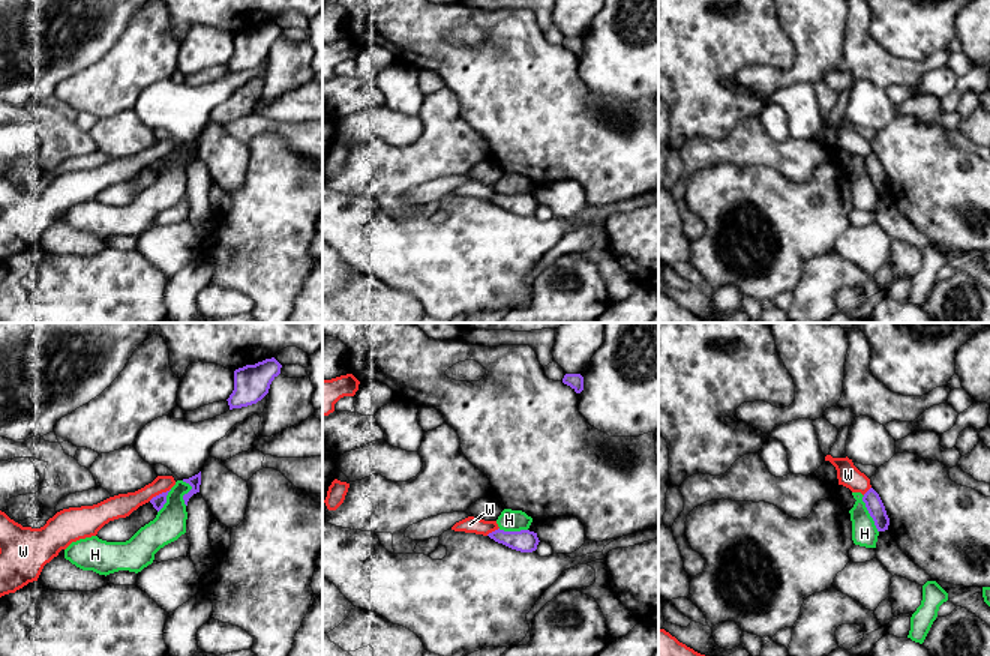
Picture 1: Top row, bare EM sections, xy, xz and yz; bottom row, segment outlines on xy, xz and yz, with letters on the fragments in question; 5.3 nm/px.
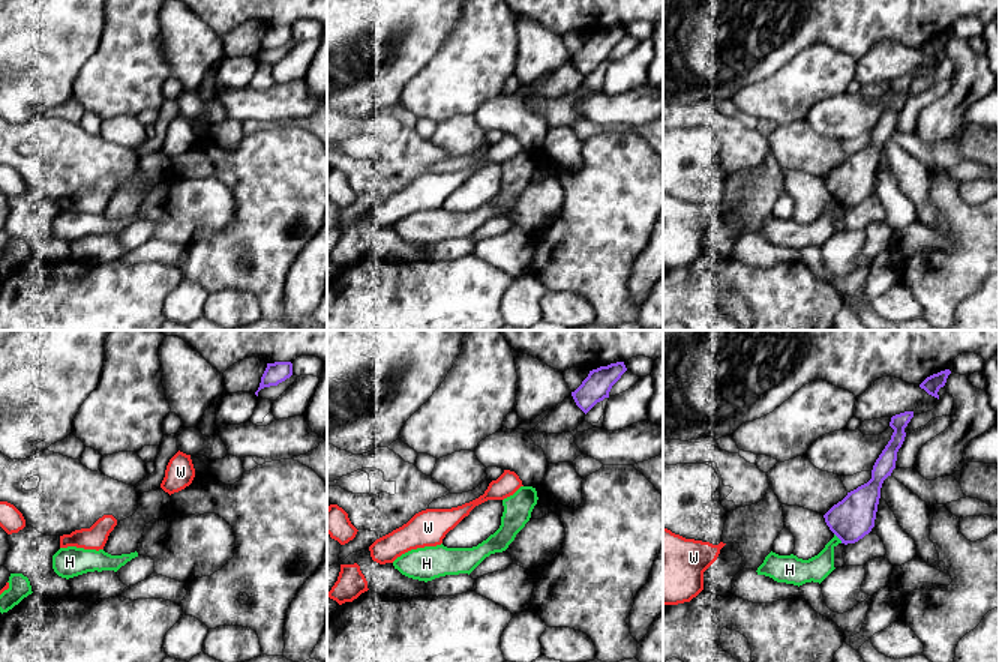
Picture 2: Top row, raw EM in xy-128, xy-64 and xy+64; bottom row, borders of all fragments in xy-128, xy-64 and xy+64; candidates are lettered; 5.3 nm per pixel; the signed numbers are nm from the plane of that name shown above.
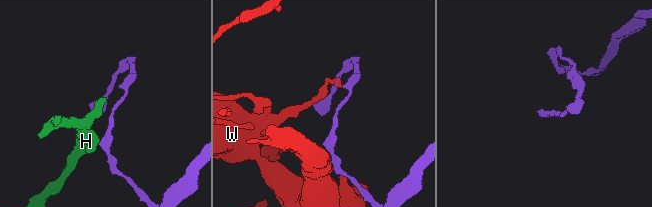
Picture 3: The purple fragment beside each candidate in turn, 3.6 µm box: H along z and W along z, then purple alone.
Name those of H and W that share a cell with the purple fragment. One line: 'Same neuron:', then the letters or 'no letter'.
Same neuron: no letter

